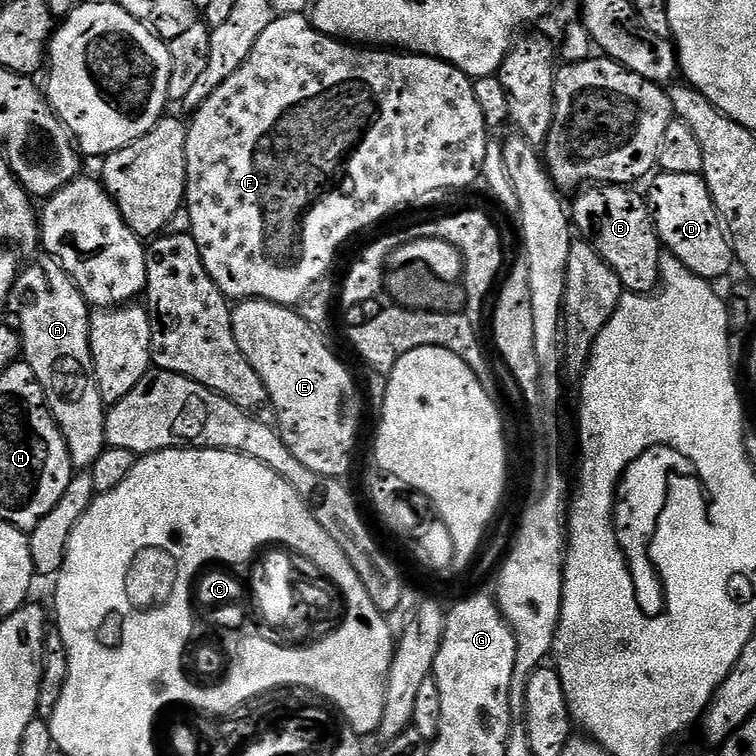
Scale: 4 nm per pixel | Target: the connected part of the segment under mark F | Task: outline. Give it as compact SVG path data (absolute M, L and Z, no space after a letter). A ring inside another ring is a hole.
M280 14L275 20L266 26L266 31L254 42L254 50L250 50L250 58L202 102L200 108L191 113L192 120L188 124L188 137L186 138L186 166L188 167L188 190L186 193L186 216L188 212L188 224L190 235L194 242L198 242L198 254L202 254L202 262L206 266L206 274L214 278L214 282L224 291L224 295L233 301L241 300L269 300L275 304L286 304L289 306L299 305L302 294L314 286L314 282L325 279L329 275L328 271L332 268L332 263L336 260L336 251L351 238L355 232L360 232L363 228L368 228L371 224L379 222L383 216L388 216L391 212L396 212L399 208L404 208L407 204L416 204L419 200L424 200L427 196L432 196L435 192L444 192L447 188L468 188L475 180L481 179L483 170L483 160L486 158L487 144L490 139L490 129L488 124L482 118L482 106L478 106L478 98L474 98L474 80L473 77L467 76L461 68L455 68L445 60L439 60L436 56L425 56L423 54L409 54L404 50L377 50L372 46L357 46L352 42L337 40L335 36L322 34L312 24L311 19L304 14Z

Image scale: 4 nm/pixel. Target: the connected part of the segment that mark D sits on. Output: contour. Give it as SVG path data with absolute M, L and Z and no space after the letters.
M665 171L659 175L651 177L652 189L646 192L646 199L652 209L652 220L656 223L661 245L696 276L717 282L731 270L732 264L734 268L734 253L707 182L703 175L670 174Z

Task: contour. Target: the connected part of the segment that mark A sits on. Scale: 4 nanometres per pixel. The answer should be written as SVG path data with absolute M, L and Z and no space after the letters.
M43 259L34 261L25 272L23 269L17 275L14 286L10 290L8 312L20 319L18 331L23 359L34 370L34 374L44 391L44 397L48 399L48 408L52 411L52 416L64 436L73 469L84 468L84 470L88 470L98 458L98 454L102 454L106 447L104 439L106 405L96 385L96 375L92 369L92 351L90 350L90 334L88 333L90 305L87 298L70 278L70 274L57 260Z

